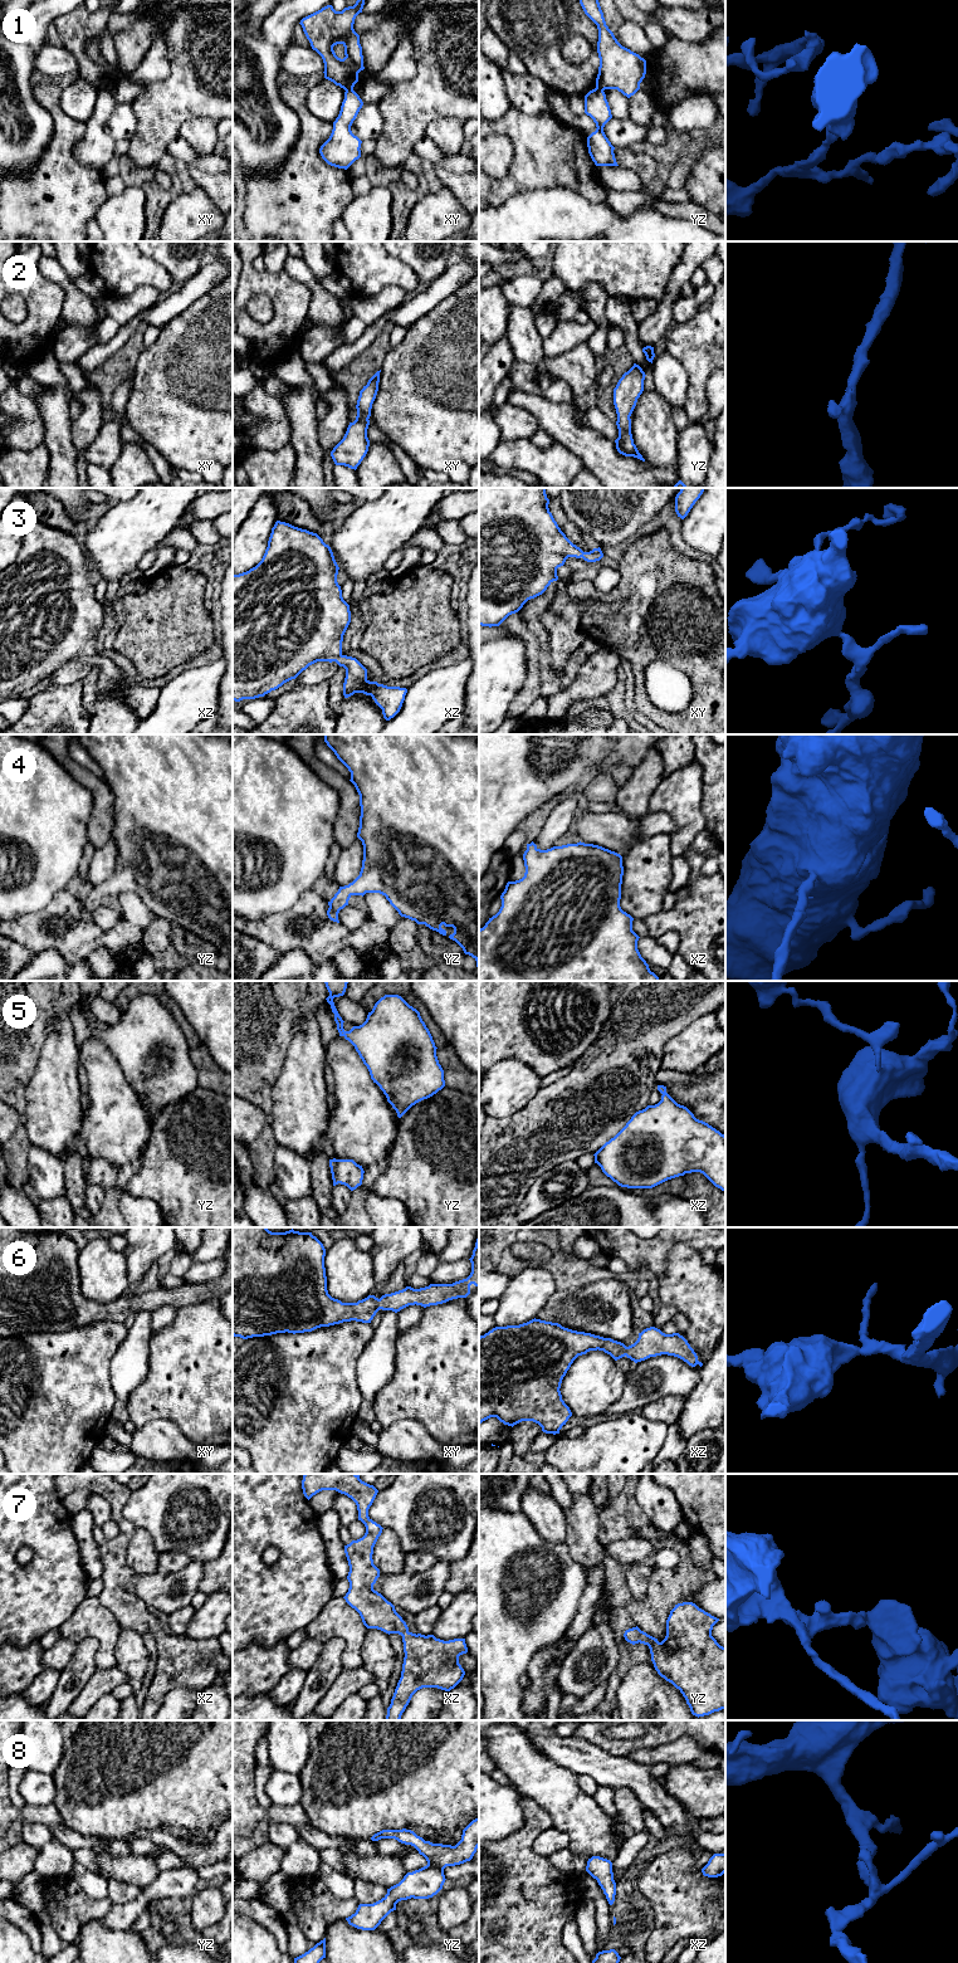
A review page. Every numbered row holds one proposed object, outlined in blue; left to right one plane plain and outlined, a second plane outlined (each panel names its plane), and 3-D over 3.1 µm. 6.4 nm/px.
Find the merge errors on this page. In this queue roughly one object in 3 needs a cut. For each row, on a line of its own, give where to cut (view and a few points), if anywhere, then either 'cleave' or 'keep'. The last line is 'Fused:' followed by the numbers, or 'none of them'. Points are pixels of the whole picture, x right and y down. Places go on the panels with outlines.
1: cut in xy along (352, 87), (346, 91); cleave
2: no cut; keep
3: no cut; keep
4: no cut; keep
5: no cut; keep
6: no cut; keep
7: no cut; keep
8: no cut; keep
Fused: 1

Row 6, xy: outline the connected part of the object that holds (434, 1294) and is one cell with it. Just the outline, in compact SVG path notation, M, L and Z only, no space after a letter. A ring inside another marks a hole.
M233 1227L233 1335L248 1339L285 1332L312 1332L351 1320L371 1323L380 1309L397 1313L415 1304L424 1308L438 1305L466 1298L471 1284L479 1286L479 1232L469 1259L471 1273L466 1279L453 1284L430 1284L420 1289L406 1286L380 1299L368 1295L357 1303L342 1303L328 1294L324 1256L323 1244L312 1232Z

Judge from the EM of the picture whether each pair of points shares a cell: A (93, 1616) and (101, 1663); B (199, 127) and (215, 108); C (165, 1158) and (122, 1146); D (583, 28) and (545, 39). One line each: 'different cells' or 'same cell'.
A: same cell
B: different cells
C: different cells
D: same cell

